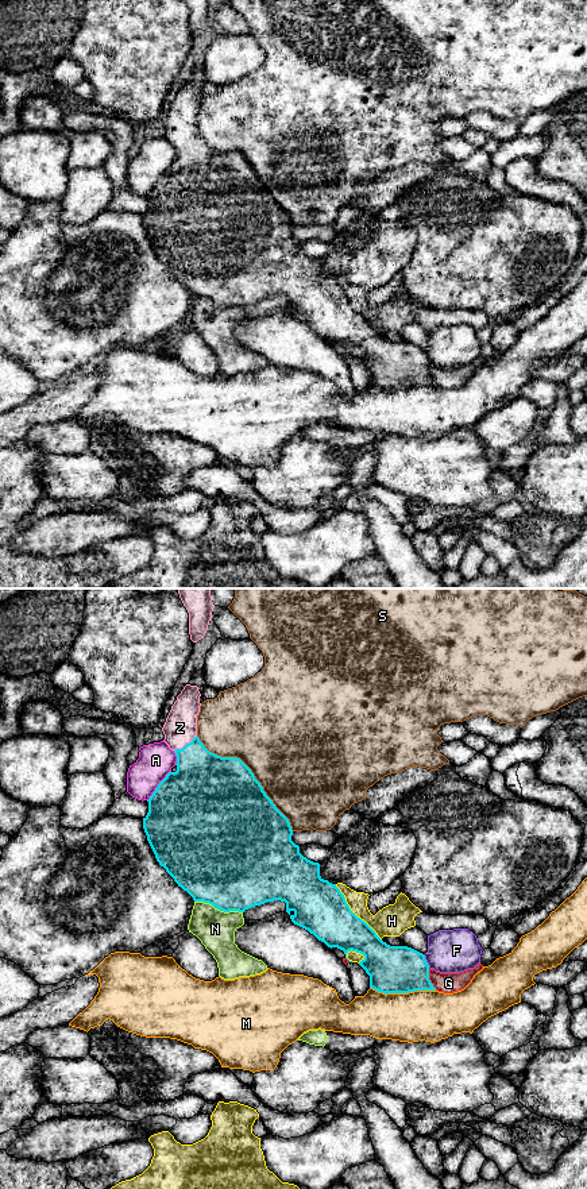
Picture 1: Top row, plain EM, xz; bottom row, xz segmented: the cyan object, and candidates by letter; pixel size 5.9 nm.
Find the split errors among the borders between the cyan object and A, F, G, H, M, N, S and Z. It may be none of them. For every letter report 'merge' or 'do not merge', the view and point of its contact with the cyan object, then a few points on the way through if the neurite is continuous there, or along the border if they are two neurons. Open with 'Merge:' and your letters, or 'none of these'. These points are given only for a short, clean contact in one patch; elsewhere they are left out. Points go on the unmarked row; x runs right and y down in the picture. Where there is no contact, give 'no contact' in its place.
Merge: Z
A: do not merge; contact xz (158, 181)
F: do not merge; contact xz (425, 356)
G: do not merge; contact xz (428, 374)
H: do not merge; contact xz (352, 308)
M: do not merge; contact xz (402, 388)
N: do not merge; contact xz (219, 304)
S: do not merge; contact xz (251, 168)
Z: merge; contact xz (186, 139)

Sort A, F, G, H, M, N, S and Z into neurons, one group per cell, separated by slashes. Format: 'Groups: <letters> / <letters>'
Groups: A / F / G / H / M / N / S / Z

